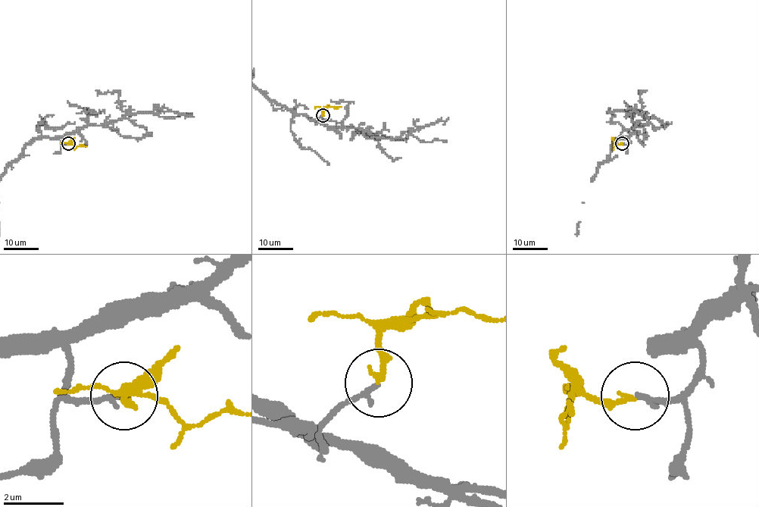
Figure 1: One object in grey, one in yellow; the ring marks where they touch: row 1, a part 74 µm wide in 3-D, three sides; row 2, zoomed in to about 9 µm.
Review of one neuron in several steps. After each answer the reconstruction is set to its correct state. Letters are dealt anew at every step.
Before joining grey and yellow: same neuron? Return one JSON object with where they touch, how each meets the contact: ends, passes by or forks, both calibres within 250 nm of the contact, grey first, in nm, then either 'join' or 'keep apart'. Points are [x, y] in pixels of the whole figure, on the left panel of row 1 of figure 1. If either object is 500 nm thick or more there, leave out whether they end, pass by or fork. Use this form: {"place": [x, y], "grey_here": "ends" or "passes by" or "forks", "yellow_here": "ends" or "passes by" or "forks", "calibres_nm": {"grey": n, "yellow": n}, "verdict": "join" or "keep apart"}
{"place": [68, 143], "grey_here": "ends", "yellow_here": "ends", "calibres_nm": {"grey": 190, "yellow": 220}, "verdict": "join"}

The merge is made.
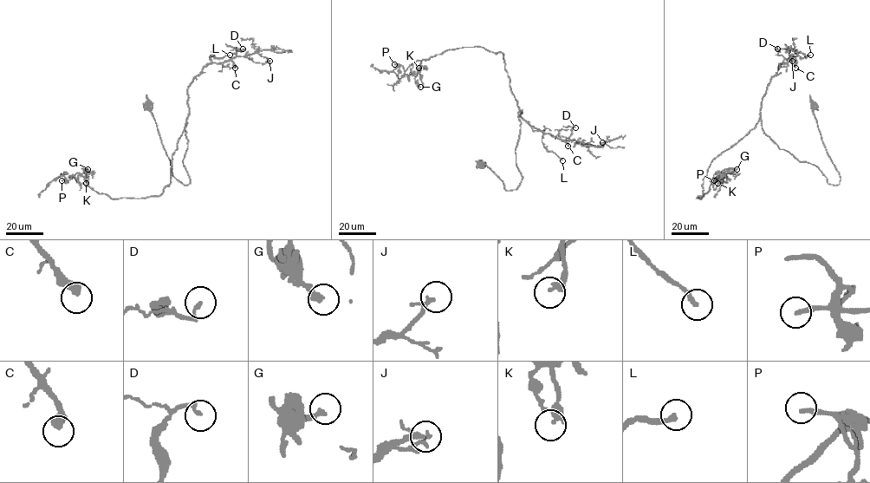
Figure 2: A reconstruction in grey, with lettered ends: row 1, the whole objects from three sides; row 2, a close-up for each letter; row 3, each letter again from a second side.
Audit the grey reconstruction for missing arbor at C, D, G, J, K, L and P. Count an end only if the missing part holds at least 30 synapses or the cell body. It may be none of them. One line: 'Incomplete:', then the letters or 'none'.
Incomplete: C, L, P

